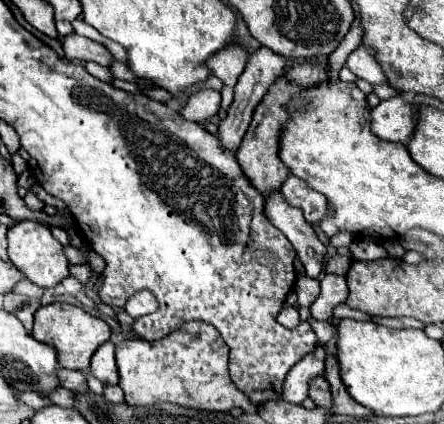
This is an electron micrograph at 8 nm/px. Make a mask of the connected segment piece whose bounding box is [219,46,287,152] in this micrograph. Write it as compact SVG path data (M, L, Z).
M265 46L257 48L251 54L247 68L243 70L243 74L239 76L239 80L235 84L235 100L233 100L233 104L227 110L227 118L221 120L221 124L219 124L219 142L221 142L221 148L227 148L229 152L235 152L239 148L239 144L241 144L247 128L249 128L251 114L253 114L255 106L267 94L269 86L279 78L279 72L285 70L285 66L287 66L287 60L283 56L277 56L275 52L271 52Z

